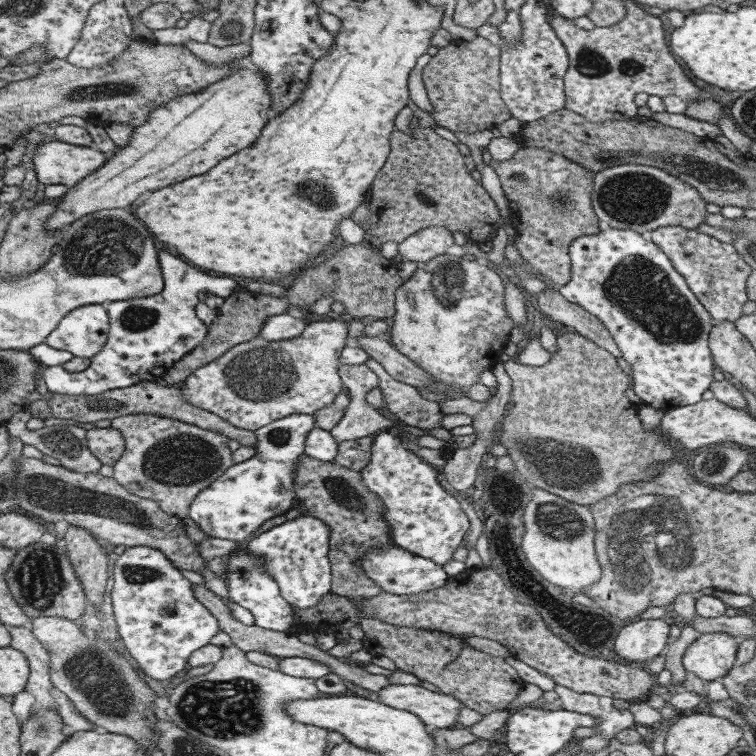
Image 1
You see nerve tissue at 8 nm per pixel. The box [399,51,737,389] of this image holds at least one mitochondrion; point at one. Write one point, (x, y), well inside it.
(639, 289)

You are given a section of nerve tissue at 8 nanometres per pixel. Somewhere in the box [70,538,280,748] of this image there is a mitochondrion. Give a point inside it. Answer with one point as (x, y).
(213, 709)

